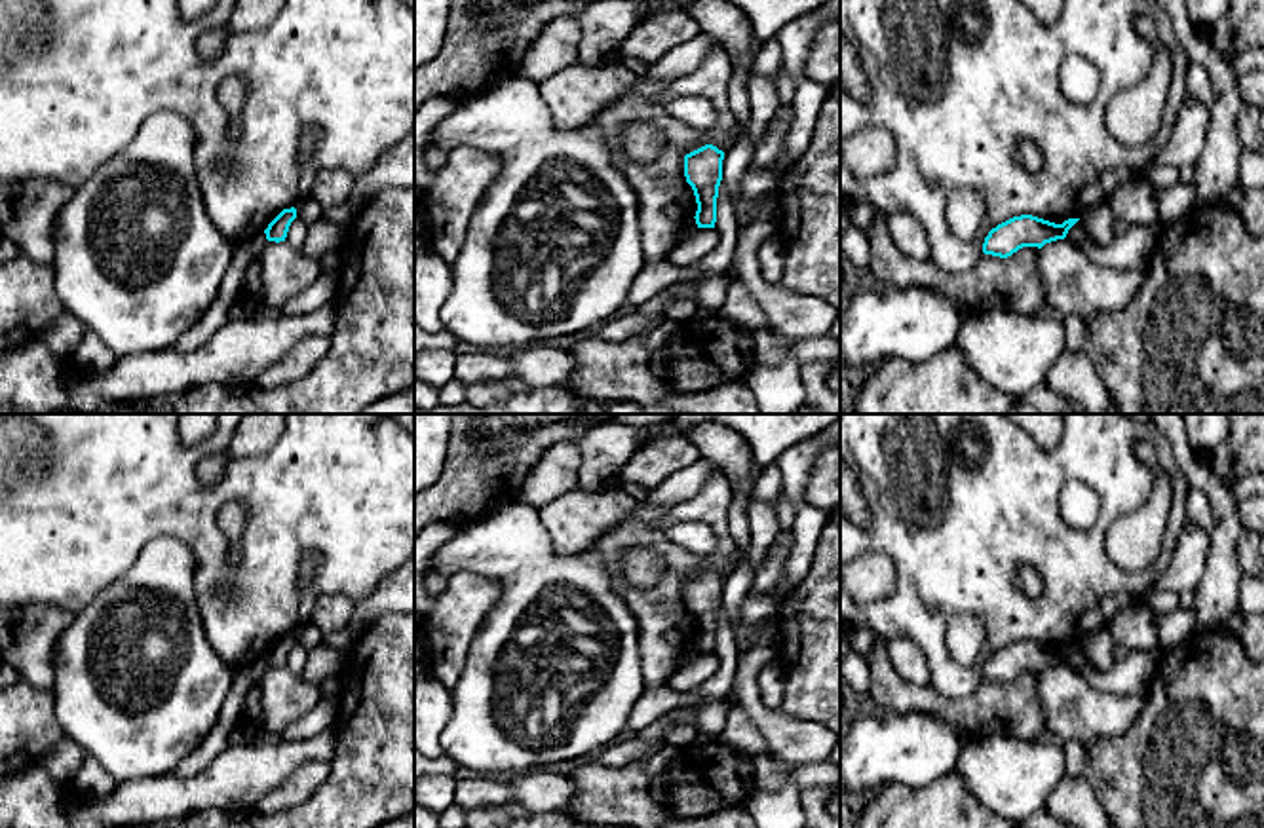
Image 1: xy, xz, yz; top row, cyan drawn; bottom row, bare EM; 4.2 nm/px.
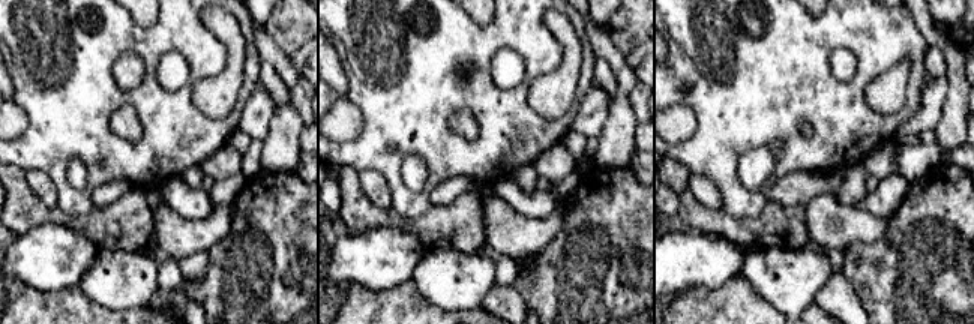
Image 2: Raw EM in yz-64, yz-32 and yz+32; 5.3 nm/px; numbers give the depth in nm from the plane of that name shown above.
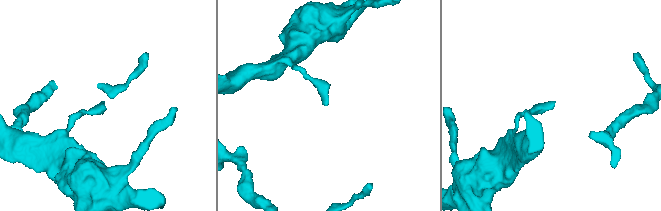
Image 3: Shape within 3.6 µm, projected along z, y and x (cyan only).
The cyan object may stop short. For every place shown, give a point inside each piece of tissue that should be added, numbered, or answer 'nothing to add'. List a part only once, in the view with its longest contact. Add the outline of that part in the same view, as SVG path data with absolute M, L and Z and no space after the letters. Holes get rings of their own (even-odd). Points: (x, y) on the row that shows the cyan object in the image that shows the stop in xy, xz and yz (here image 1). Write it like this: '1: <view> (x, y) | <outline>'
nothing to add

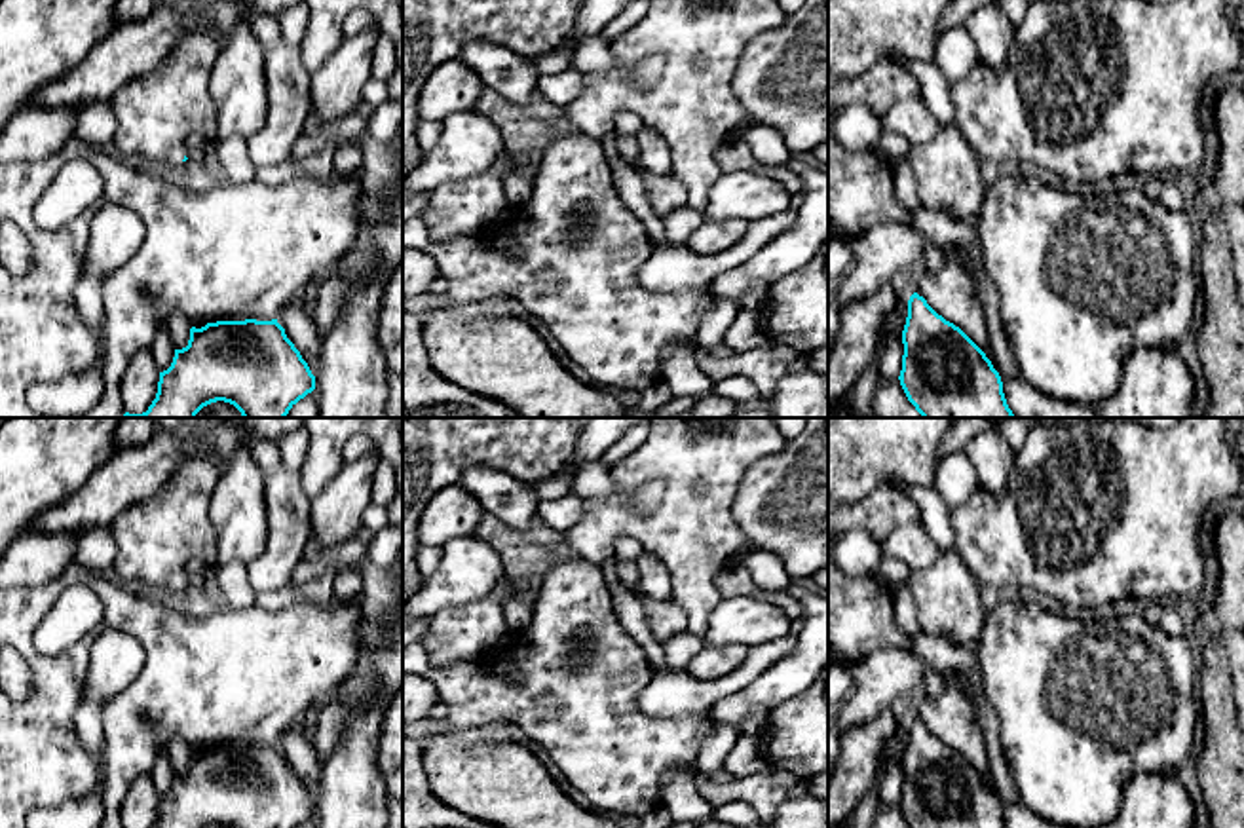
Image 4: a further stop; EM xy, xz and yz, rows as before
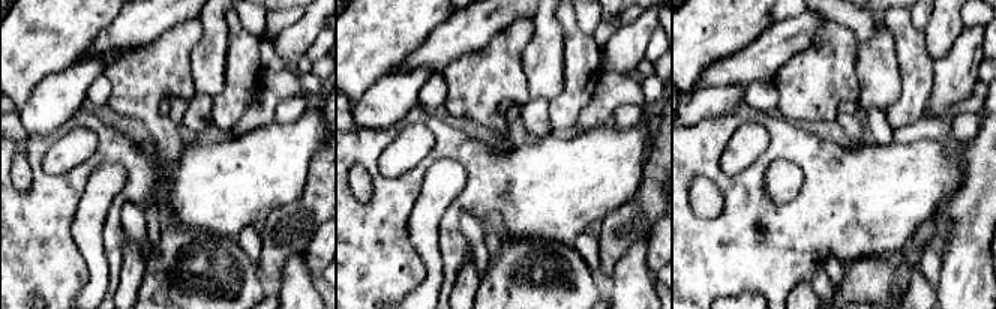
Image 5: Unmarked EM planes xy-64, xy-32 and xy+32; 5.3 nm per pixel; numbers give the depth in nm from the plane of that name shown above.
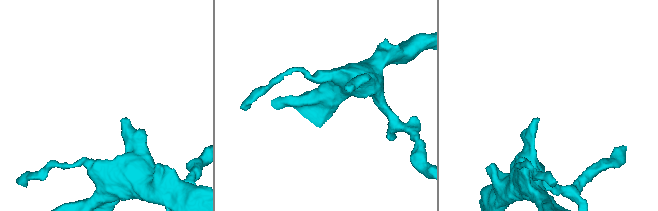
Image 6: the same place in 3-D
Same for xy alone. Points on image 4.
1: xy (156, 112) | M180 36L163 65L122 85L110 97L118 123L112 152L171 165L184 160L192 133L217 141L218 114L209 80L222 51L215 36Z

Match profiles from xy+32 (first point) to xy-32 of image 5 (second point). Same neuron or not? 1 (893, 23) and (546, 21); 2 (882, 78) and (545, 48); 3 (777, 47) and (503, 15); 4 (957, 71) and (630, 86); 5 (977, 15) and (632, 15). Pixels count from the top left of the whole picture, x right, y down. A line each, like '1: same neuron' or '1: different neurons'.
1: different neurons
2: same neuron
3: same neuron
4: different neurons
5: same neuron

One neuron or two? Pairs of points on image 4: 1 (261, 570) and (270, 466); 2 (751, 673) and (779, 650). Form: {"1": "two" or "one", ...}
{"1": "one", "2": "one"}

